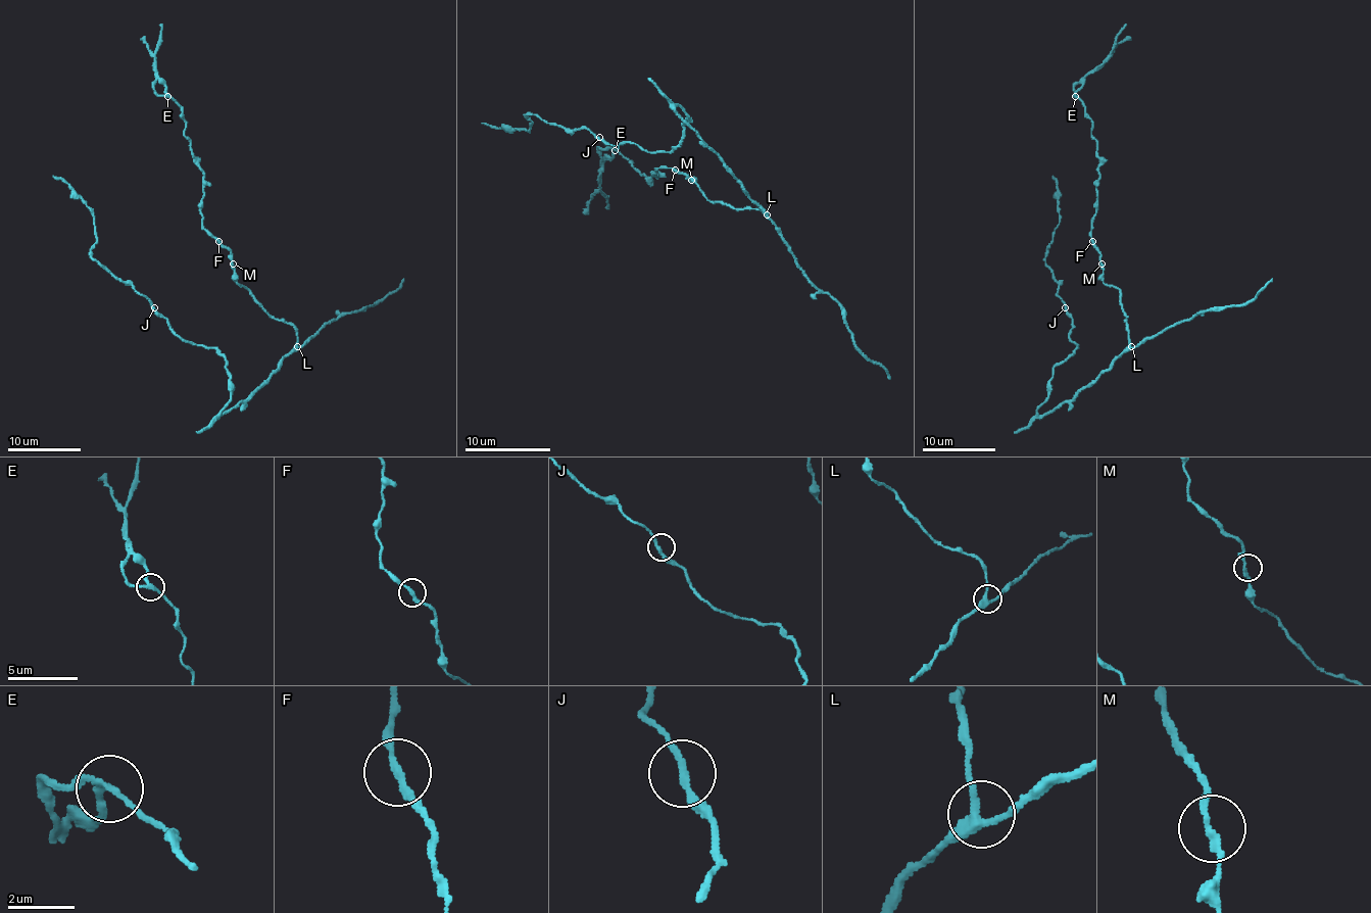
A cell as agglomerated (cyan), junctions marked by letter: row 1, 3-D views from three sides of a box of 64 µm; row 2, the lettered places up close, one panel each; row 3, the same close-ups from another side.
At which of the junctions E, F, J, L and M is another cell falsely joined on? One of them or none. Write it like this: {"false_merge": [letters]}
{"false_merge": ["E"]}

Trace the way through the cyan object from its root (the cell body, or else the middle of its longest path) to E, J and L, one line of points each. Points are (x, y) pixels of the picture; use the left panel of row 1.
E: (274, 372), (297, 331), (237, 282), (232, 254), (202, 225), (204, 172), (184, 135), (180, 107), (167, 96)
J: (274, 372), (244, 400), (218, 416), (230, 400), (226, 361), (213, 347), (182, 340), (154, 307)
L: (274, 372), (297, 346)

